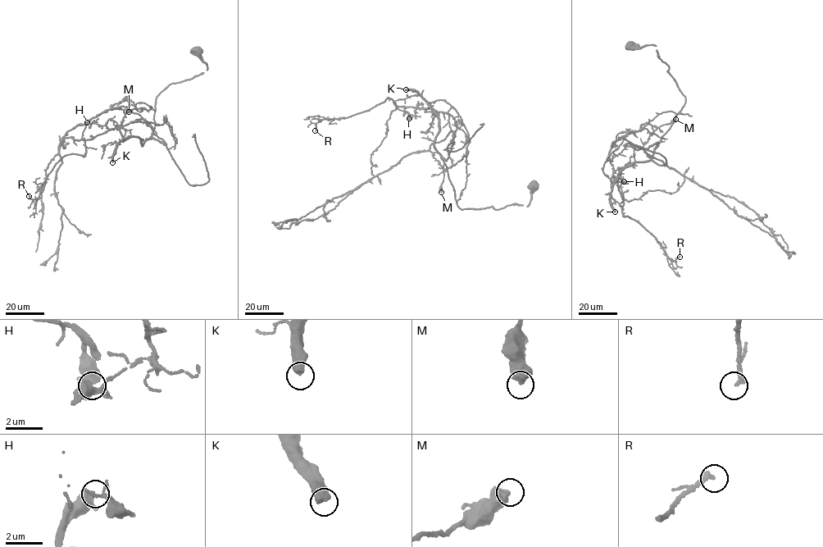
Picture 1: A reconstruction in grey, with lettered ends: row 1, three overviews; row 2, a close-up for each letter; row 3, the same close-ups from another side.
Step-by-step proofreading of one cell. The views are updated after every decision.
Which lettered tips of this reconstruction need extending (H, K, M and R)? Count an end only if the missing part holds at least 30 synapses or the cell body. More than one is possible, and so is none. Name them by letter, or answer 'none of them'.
K

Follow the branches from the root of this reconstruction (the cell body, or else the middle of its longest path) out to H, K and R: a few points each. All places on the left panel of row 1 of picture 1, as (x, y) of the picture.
H: (197, 52), (206, 70), (161, 91), (155, 129), (143, 145), (115, 128), (85, 140), (87, 122)
K: (197, 52), (206, 70), (161, 91), (152, 137), (143, 145), (135, 135), (121, 140), (112, 162)
R: (197, 52), (206, 70), (161, 91), (143, 144), (116, 128), (97, 134), (29, 196)

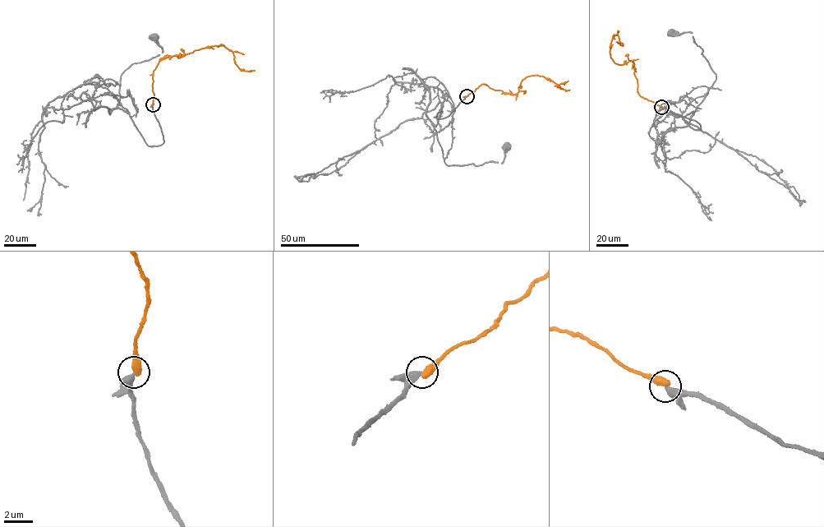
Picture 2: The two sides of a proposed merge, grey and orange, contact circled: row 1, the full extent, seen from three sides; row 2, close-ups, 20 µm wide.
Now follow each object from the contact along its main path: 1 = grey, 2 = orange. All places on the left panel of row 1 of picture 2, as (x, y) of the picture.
1: (153, 104), (163, 140), (156, 146), (147, 144), (129, 114), (115, 108), (124, 71), (162, 53), (154, 37)
2: (153, 104), (153, 71), (160, 60), (168, 57), (222, 45), (232, 53), (240, 69), (255, 71)

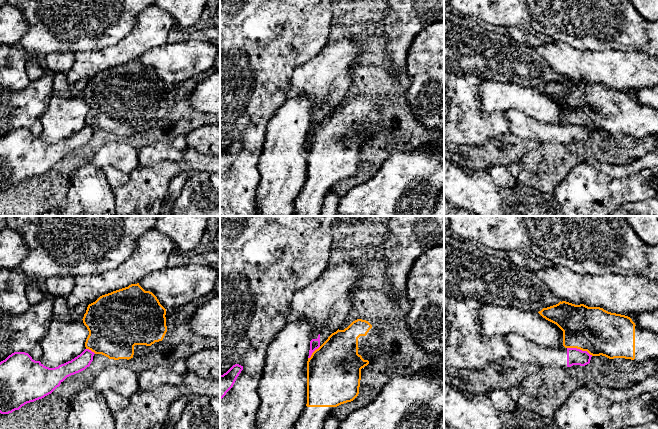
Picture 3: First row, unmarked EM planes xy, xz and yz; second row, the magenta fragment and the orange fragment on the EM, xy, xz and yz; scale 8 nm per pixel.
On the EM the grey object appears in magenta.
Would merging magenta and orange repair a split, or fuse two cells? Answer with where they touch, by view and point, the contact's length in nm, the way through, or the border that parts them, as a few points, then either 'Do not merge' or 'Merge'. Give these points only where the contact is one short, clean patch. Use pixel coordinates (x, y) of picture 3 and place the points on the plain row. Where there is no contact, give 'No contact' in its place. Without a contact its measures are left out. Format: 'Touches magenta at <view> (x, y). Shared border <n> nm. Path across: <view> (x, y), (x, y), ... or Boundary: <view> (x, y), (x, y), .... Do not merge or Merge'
Touches magenta at yz (579, 125). Shared border 220 nm. Boundary: yz (567, 123), (586, 126), (592, 131). Do not merge

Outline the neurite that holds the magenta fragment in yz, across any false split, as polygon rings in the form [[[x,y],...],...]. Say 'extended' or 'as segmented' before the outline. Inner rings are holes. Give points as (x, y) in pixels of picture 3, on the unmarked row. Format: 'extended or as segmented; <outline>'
extended; [[[509,109],[504,114],[510,126],[510,132],[526,141],[552,144],[585,142],[590,139],[592,133],[587,127],[577,124],[543,123],[517,109]]]

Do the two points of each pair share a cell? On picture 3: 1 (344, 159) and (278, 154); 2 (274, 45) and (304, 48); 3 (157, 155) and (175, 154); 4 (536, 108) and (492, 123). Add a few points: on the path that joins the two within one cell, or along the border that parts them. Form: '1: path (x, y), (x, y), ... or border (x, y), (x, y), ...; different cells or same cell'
1: border (308, 134), (306, 180); different cells
2: path (283, 36), (297, 36), (300, 39); same cell
3: path (161, 154), (171, 154); same cell
4: border (480, 106), (484, 111), (503, 112); different cells

